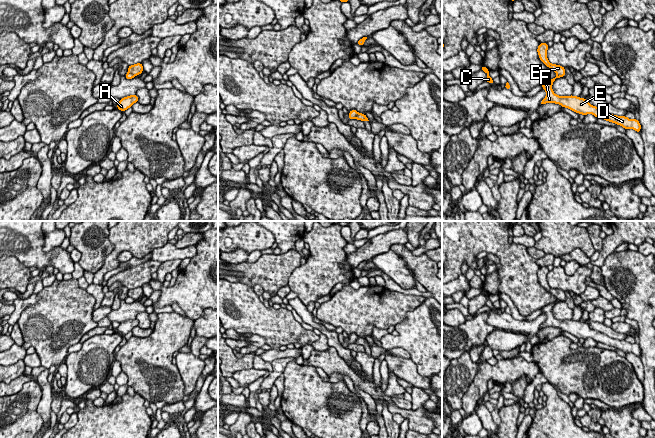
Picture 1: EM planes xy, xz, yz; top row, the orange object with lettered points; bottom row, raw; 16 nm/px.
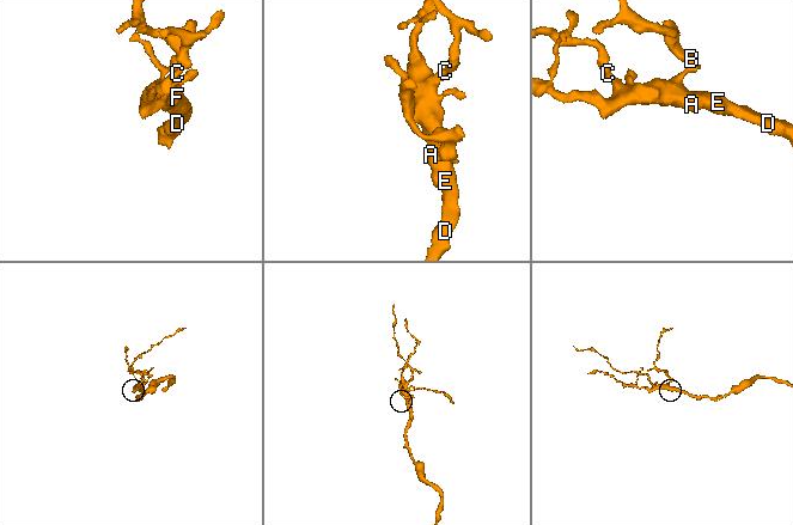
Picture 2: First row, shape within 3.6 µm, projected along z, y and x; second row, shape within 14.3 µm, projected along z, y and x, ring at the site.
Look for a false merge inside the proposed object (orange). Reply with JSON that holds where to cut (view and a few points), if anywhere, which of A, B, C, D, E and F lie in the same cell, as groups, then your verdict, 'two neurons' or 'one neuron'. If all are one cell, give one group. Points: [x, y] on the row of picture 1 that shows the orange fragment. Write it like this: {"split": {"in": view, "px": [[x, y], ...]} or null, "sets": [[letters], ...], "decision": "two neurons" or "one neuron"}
{"split": {"in": "xz", "px": [[358, 113], [355, 118]]}, "sets": [["A", "C", "D", "E", "F"], ["B"]], "decision": "two neurons"}

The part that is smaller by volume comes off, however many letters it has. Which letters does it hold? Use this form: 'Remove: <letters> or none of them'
Remove: B

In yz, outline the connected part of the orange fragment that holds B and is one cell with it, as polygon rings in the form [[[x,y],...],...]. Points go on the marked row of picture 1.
[[[540,43],[537,52],[542,63],[544,63],[548,68],[552,69],[557,75],[564,77],[565,68],[561,65],[551,64],[547,58],[547,50],[549,46],[548,43]]]

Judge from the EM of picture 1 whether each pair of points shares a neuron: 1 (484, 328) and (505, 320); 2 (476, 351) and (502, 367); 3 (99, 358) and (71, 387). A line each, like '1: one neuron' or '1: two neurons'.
1: two neurons
2: two neurons
3: one neuron

